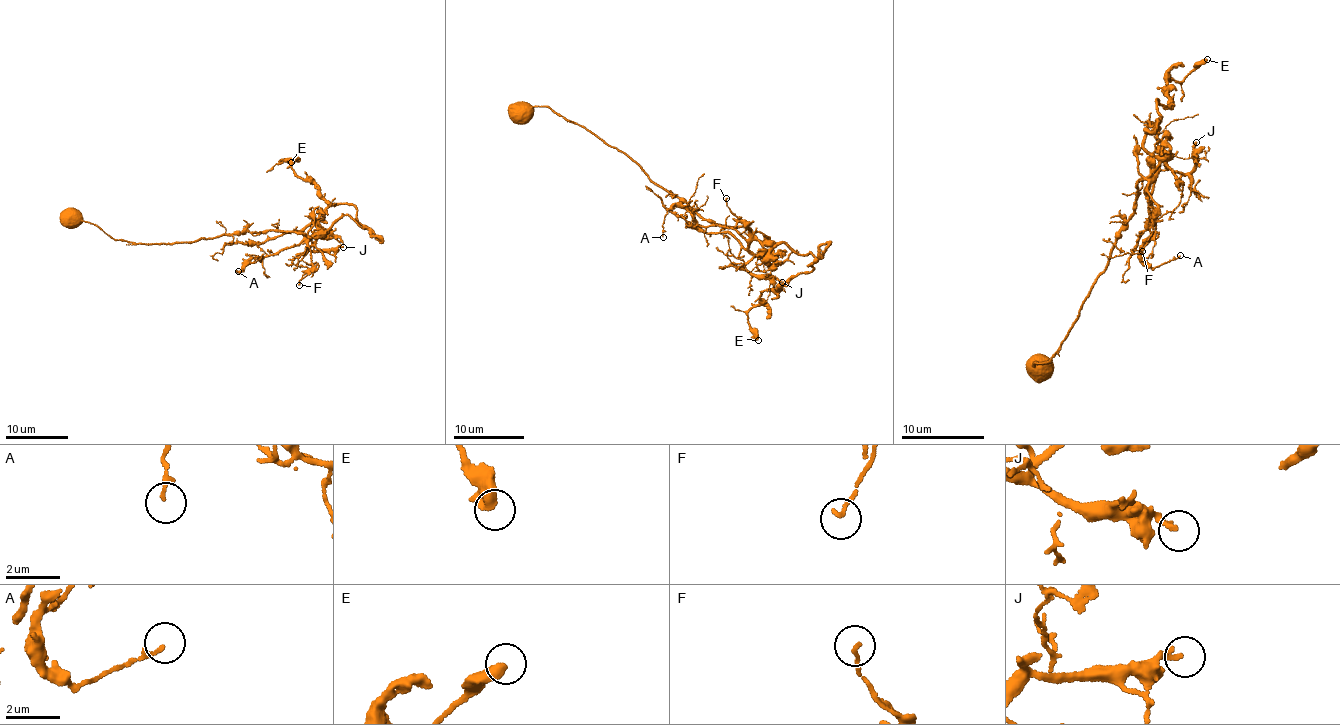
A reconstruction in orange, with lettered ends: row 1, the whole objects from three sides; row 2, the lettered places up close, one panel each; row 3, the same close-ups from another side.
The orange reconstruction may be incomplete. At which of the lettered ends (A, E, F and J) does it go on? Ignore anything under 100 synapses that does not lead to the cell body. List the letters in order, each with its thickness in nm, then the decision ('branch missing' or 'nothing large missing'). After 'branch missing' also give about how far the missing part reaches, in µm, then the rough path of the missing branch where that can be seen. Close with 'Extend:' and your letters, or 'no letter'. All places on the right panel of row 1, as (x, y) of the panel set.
A: calibre 170 nm; nothing large missing
E: calibre 480 nm; nothing large missing
F: calibre 130 nm; nothing large missing
J: calibre 190 nm; nothing large missing
Extend: no letter

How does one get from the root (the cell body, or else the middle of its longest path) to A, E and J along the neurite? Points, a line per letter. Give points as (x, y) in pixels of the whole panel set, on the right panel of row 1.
A: (1036, 367), (1076, 319), (1141, 180), (1155, 226), (1143, 258), (1153, 268), (1180, 255)
E: (1036, 367), (1133, 214), (1167, 80), (1207, 59)
J: (1036, 367), (1049, 362), (1106, 265), (1134, 211), (1135, 183), (1163, 162), (1189, 173), (1196, 142)

